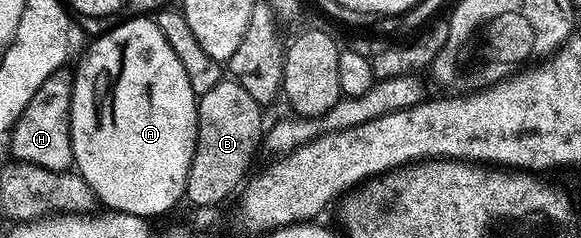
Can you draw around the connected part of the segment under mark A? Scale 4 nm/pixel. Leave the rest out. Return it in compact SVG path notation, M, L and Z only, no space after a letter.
M147 16L132 17L121 23L113 24L110 32L103 33L102 36L95 38L91 42L92 46L88 49L88 54L80 61L80 66L75 66L74 91L72 92L72 150L74 151L74 169L80 174L80 178L92 188L95 200L100 201L101 206L117 213L129 213L138 215L145 219L153 219L159 213L168 213L176 204L180 197L185 196L184 188L188 182L188 172L190 163L194 159L196 150L196 124L198 123L198 111L196 103L198 95L194 87L190 87L190 79L186 79L186 71L182 68L182 62L178 60L178 55L174 55L170 43L166 43L166 35L158 31L155 20Z

